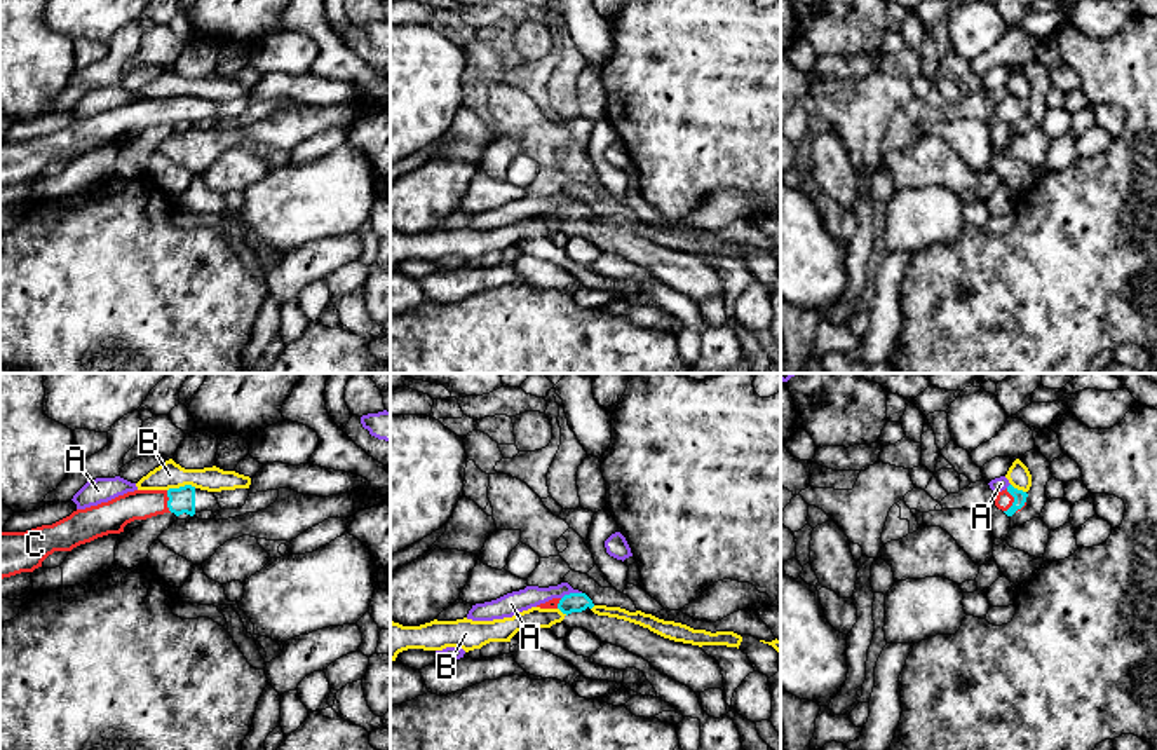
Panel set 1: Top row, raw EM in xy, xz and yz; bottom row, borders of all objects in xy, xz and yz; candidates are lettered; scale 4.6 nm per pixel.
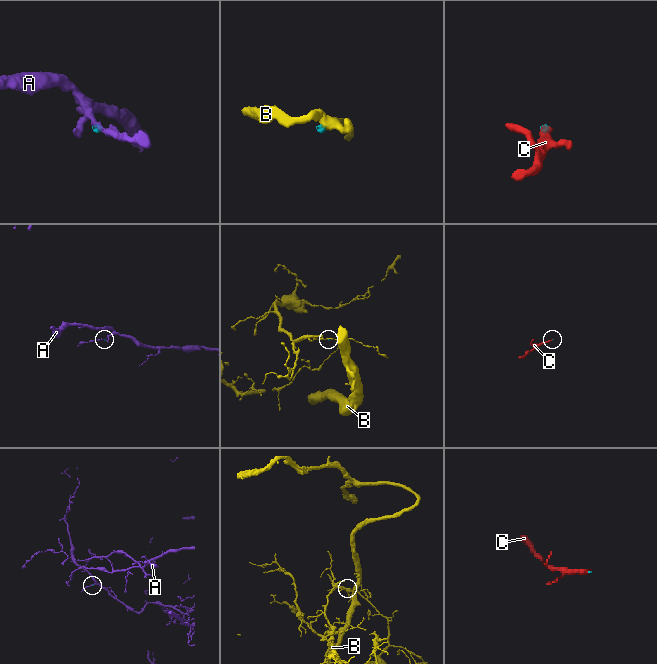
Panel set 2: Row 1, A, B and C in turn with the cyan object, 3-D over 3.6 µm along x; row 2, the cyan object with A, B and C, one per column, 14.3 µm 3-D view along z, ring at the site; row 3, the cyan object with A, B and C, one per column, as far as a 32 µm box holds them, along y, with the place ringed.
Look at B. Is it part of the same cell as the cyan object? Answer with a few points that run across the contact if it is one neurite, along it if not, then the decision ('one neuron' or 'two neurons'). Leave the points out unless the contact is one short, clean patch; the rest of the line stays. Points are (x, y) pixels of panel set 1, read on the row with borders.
xy (196, 487), (183, 485), (168, 490) | two neurons

